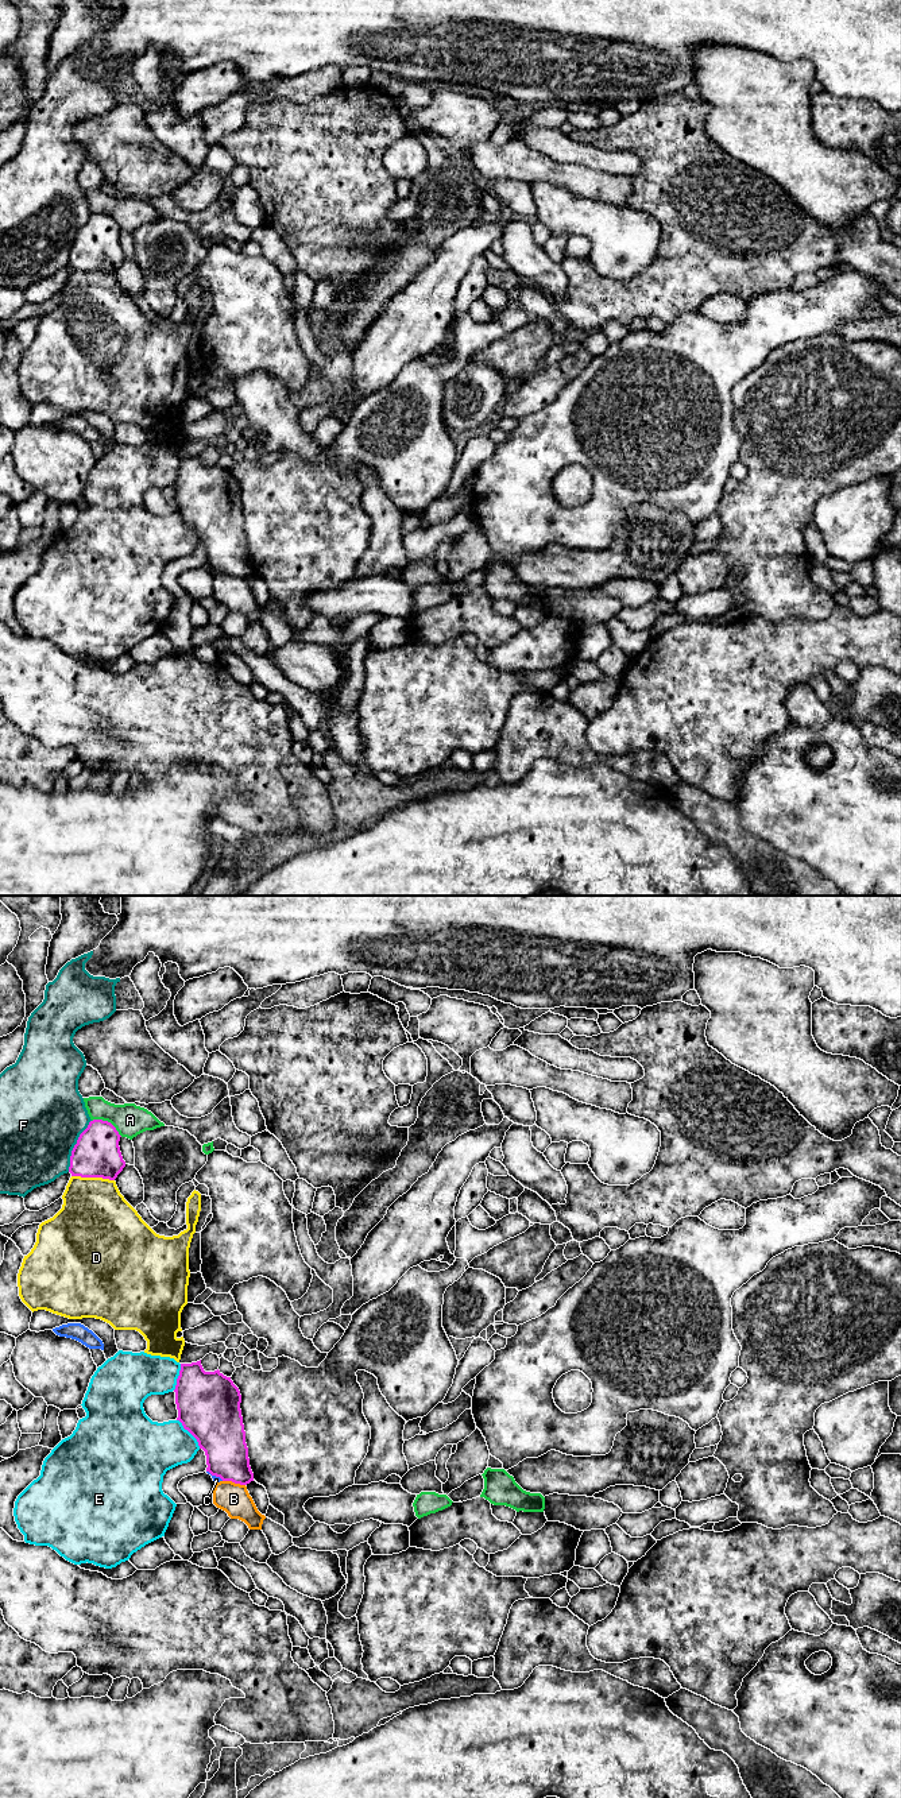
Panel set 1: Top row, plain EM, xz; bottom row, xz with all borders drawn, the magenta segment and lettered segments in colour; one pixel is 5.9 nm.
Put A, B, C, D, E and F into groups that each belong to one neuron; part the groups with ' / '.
A / B C / D / E / F

